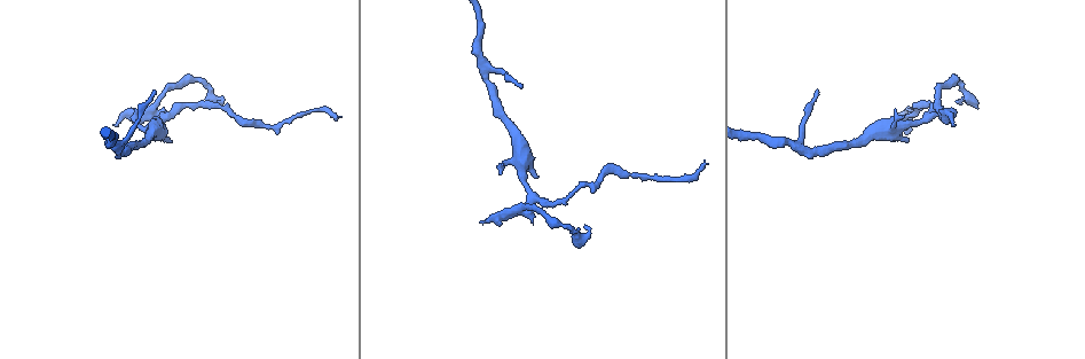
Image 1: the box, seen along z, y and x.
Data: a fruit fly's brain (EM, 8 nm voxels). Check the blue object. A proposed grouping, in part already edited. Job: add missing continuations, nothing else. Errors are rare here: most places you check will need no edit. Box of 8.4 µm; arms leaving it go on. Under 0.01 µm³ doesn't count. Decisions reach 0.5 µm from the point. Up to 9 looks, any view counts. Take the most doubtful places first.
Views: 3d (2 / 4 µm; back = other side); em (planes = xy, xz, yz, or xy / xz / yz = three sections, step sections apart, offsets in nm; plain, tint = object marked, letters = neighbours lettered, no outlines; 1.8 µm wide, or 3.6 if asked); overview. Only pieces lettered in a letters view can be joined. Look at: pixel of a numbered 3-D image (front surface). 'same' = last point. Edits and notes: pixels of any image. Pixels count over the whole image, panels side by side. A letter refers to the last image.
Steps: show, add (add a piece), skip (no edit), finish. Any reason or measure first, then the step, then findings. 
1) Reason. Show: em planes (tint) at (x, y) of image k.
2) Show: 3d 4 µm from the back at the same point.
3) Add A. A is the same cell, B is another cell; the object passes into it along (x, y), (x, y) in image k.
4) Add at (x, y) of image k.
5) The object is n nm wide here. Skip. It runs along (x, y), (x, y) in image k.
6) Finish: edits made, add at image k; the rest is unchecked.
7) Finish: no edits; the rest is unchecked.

Free end. Show: 3d 2 µm at (951, 126) of image 1.

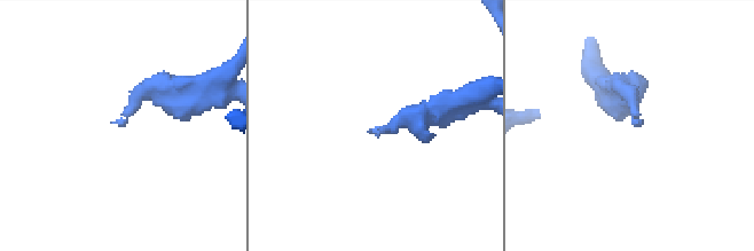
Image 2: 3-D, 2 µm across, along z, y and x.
Need the tissue. Show: em planes (letters) at (375, 134) of image 2.

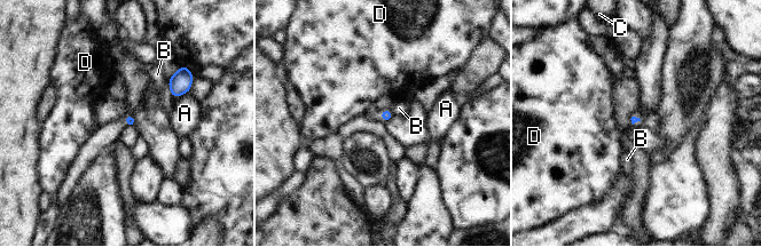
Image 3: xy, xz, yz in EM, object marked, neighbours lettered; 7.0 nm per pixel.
Skip. A, B, C and D are other cells; none of them fits.

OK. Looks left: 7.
Tapers out. Show: 3d 4 µm at (816, 93) of image 1.

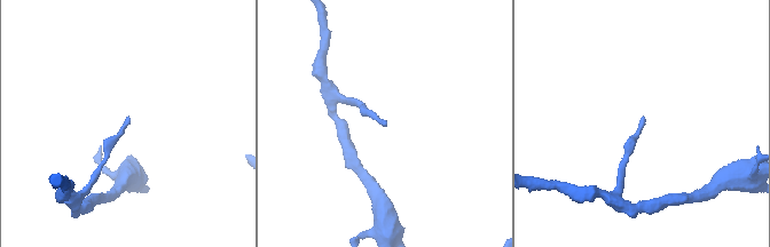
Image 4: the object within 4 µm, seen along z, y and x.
Show: em planes (tint) at (130, 119) of image 4.

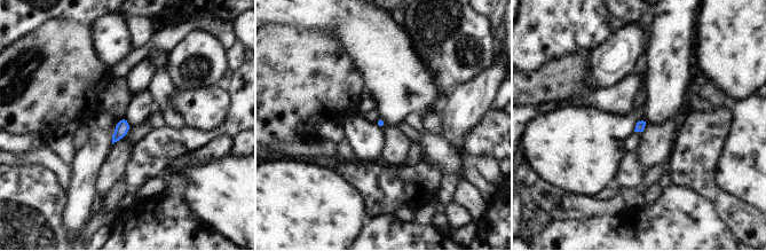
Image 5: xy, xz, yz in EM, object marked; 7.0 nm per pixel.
Show: em planes (letters) at the same point.

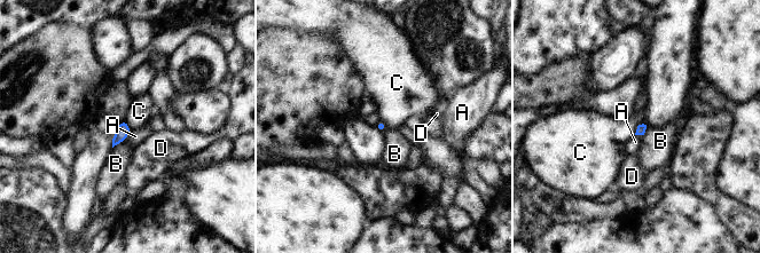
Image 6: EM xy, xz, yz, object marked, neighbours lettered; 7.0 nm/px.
Skip. A, B, C and D are other cells; a border runs along (643, 123), (637, 126), (634, 134) in image 6; none of them fits.

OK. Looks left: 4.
An open end. Show: em yz step 4 (tint) at (221, 103) of image 1.

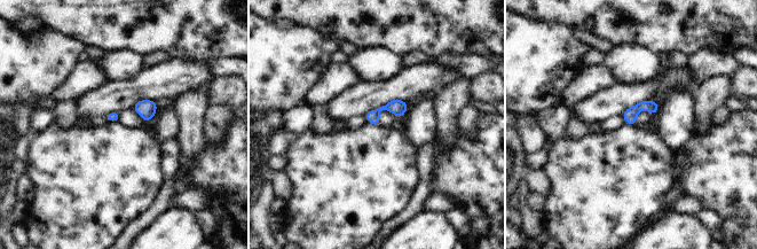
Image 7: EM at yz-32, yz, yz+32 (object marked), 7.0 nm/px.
Cut it another way. Show: em planes (letters) at the same point.

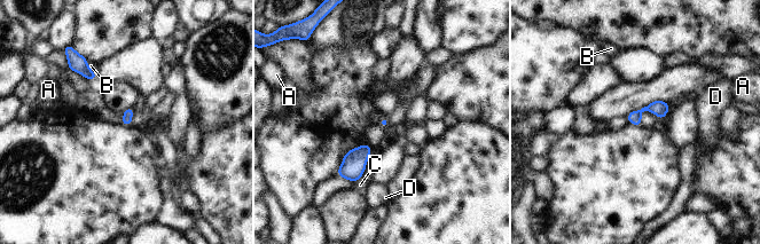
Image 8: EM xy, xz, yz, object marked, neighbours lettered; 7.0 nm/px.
Skip. A, B, C and D are other cells; a border runs along (373, 148), (365, 172), (354, 182) in image 8; no lettered piece goes on from it.

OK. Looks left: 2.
Long arm stops here. Show: 3d 2 µm from the back at (704, 161) of image 1.

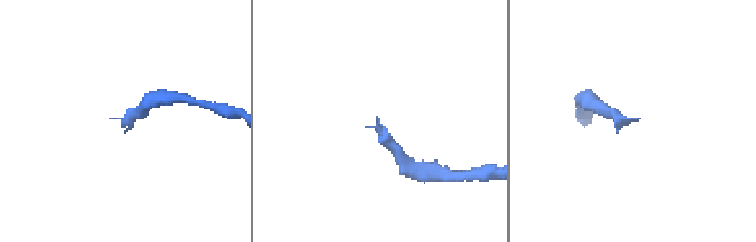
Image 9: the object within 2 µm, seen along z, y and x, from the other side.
Need the tissue. Show: em yz step 8 (letters) at (127, 117) of image 9.

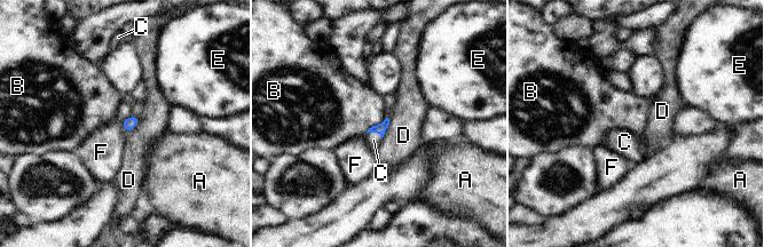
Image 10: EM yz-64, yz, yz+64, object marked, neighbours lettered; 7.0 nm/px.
Add C. C is the same cell, A, B, D, E and F are other cells; the object passes into it along (380, 128), (375, 132), (373, 140) in image 10; it goes on there.

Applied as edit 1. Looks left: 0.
Finish: edits made, add at image 10; the rest is unchecked.

